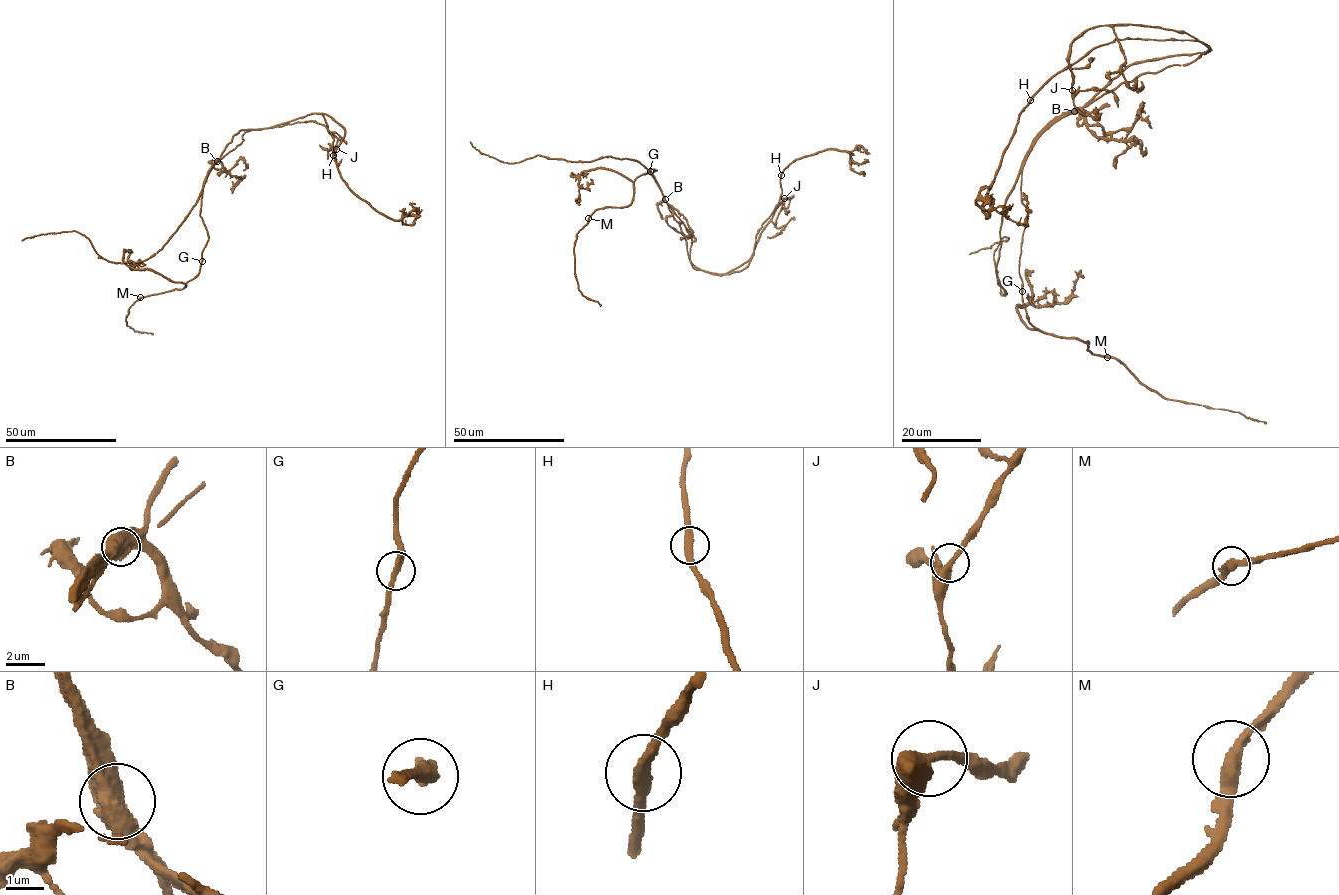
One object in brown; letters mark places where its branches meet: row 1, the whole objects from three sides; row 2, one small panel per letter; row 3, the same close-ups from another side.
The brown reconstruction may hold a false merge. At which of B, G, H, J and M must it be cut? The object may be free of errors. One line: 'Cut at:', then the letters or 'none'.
Cut at: B

